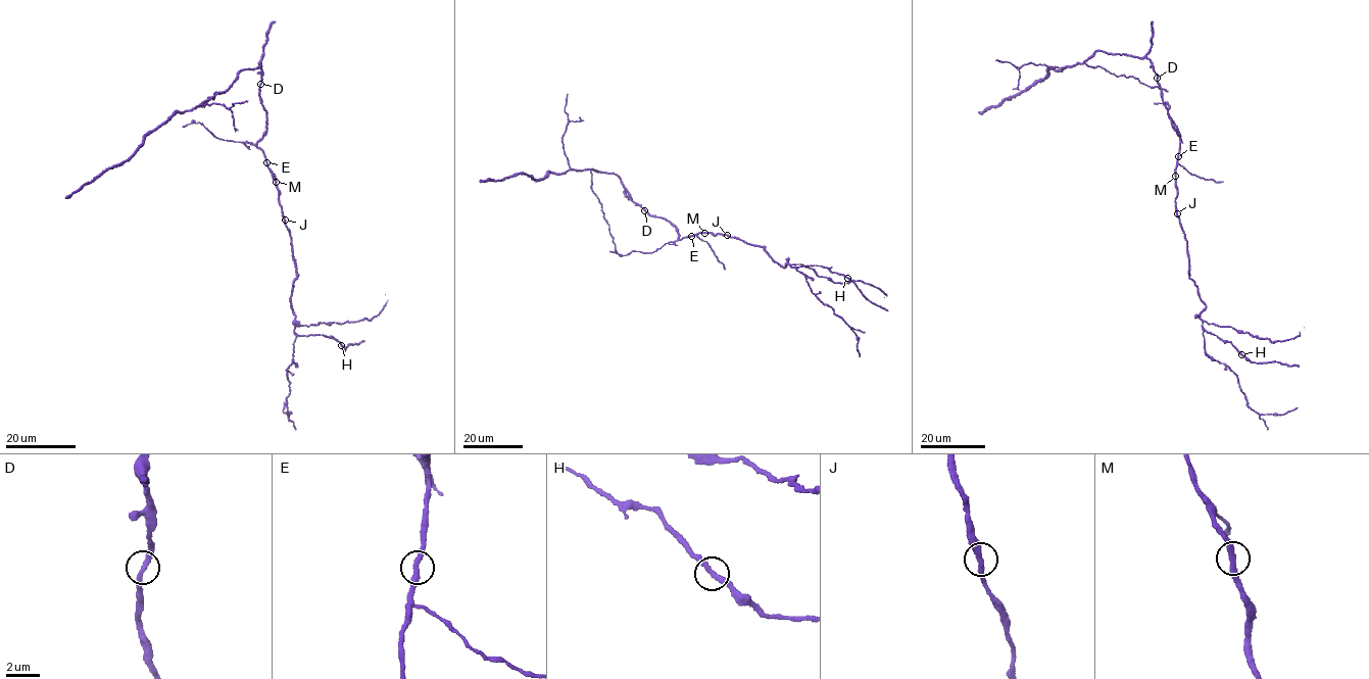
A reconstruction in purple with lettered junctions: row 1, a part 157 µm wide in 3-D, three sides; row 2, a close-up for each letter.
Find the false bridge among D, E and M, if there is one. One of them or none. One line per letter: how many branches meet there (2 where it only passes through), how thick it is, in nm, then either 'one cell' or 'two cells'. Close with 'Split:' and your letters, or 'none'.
D: branches 2; calibre 280 nm; one cell
E: branches 2; calibre 280 nm; one cell
M: branches 2; calibre 280 nm; one cell
Split: none

